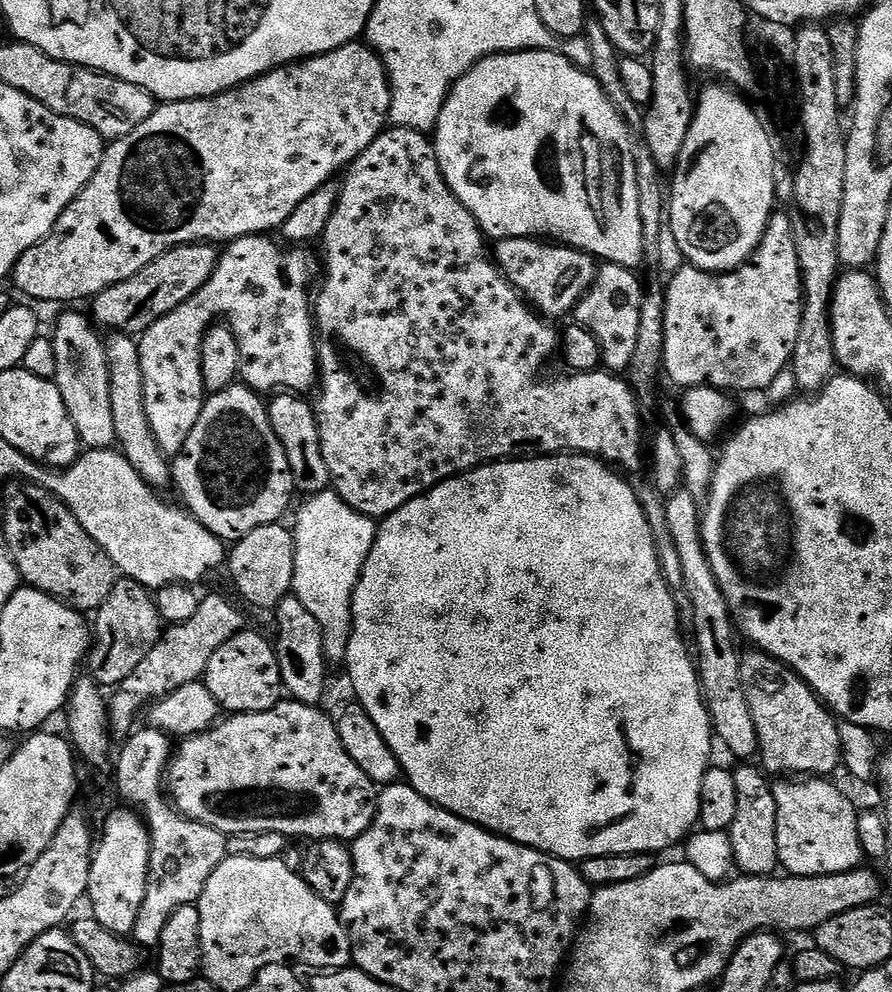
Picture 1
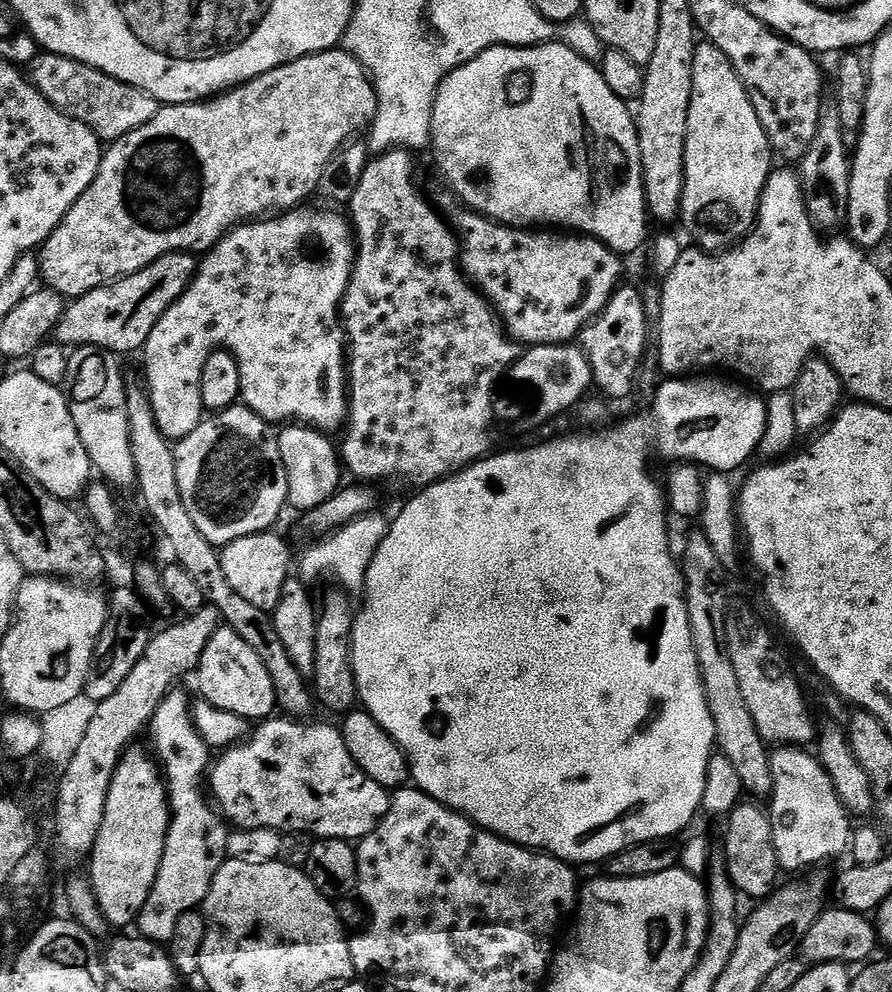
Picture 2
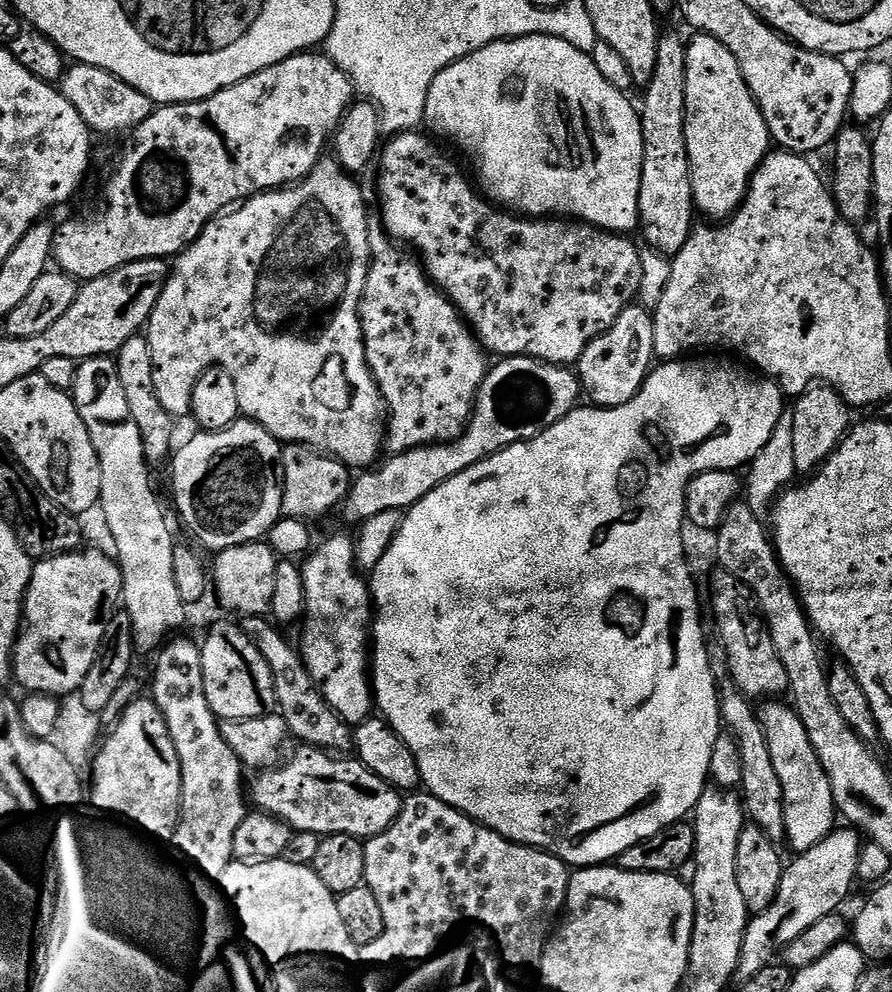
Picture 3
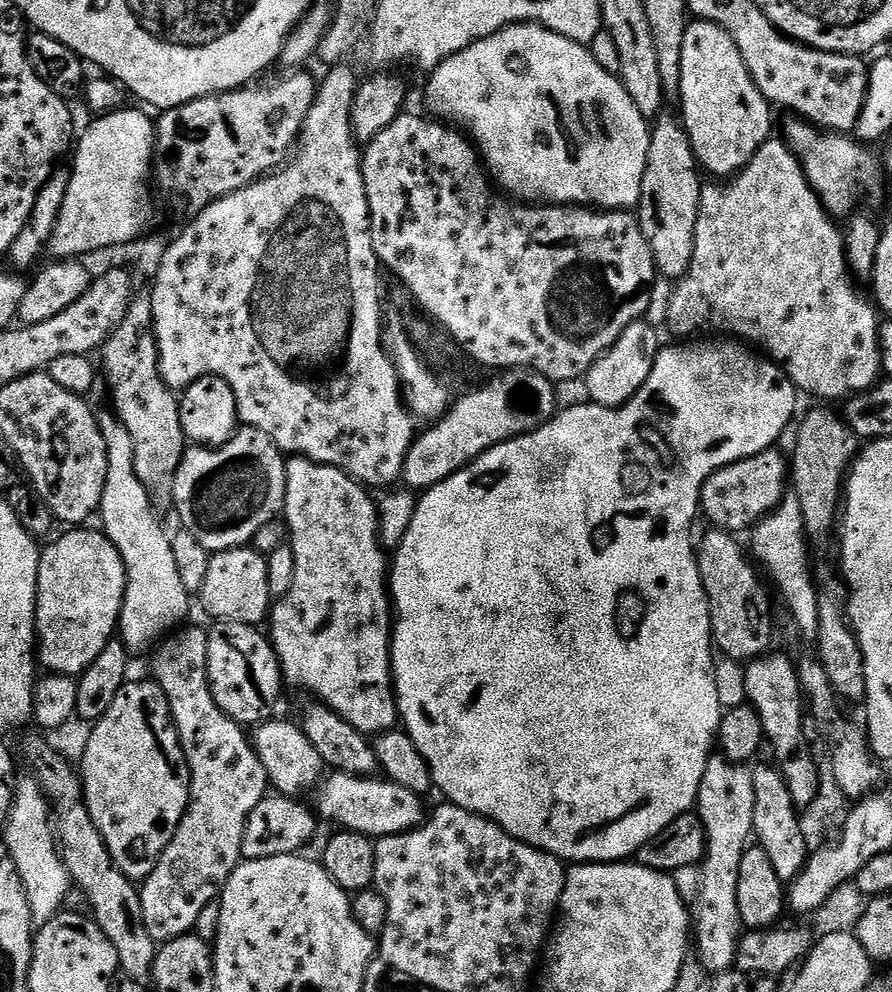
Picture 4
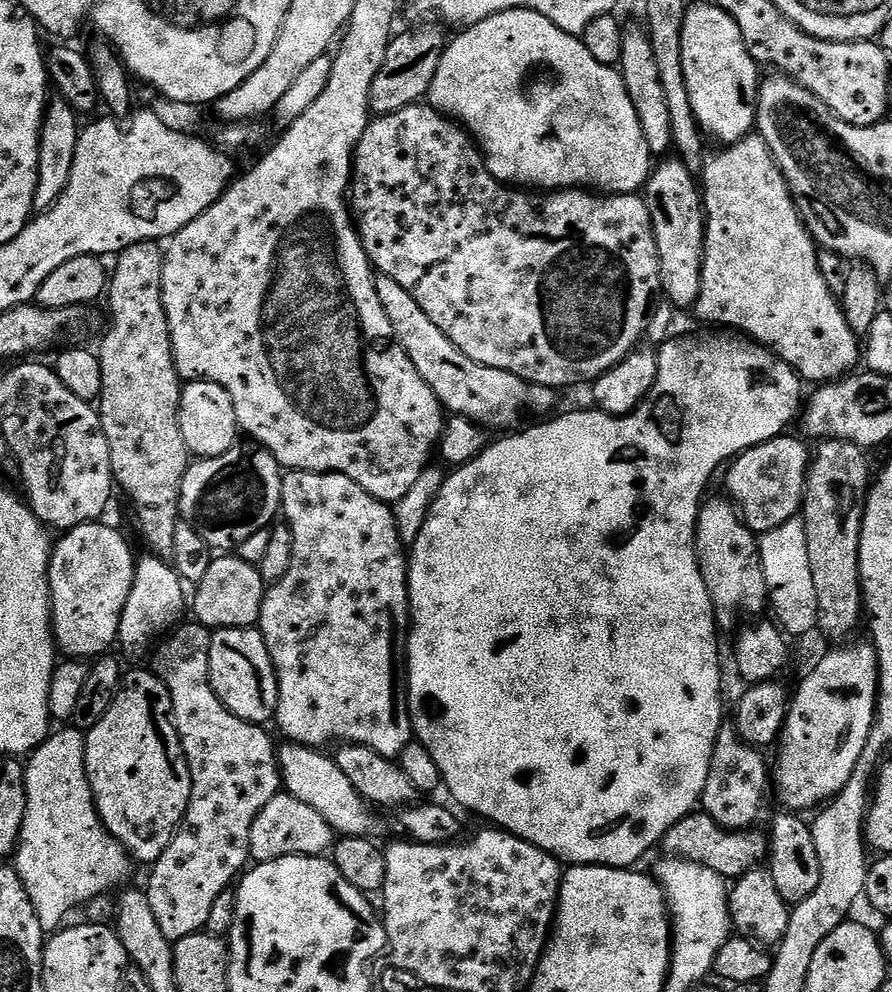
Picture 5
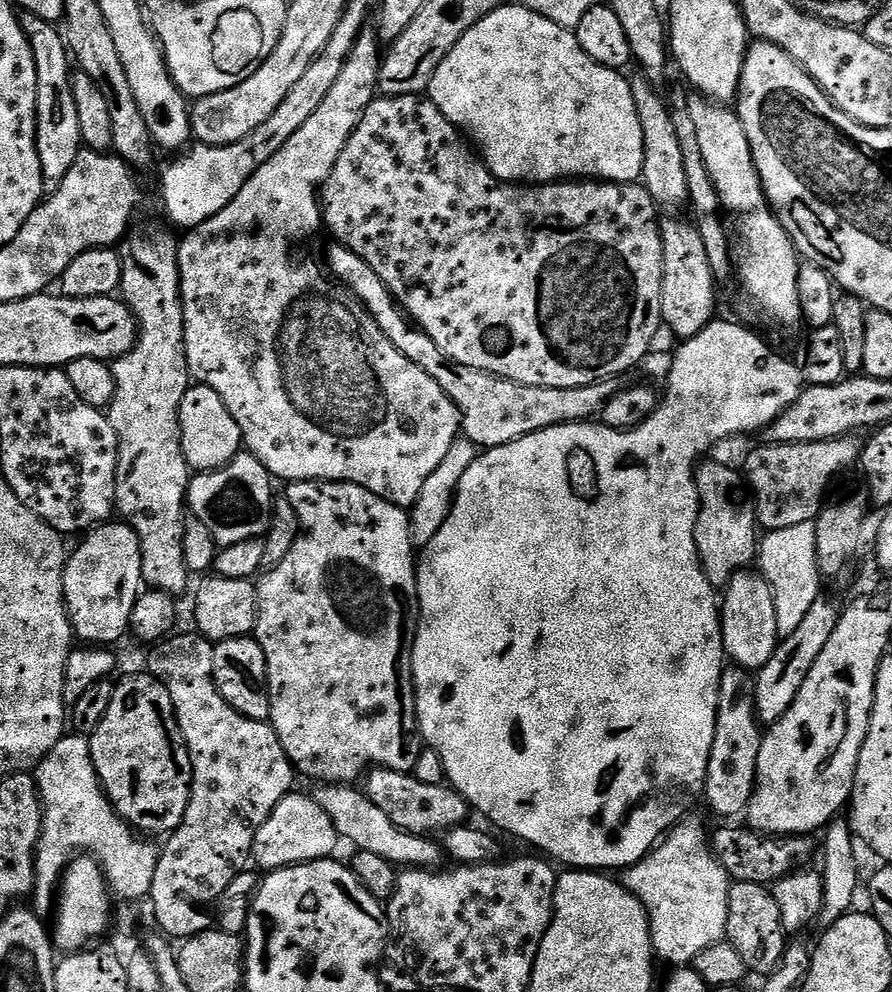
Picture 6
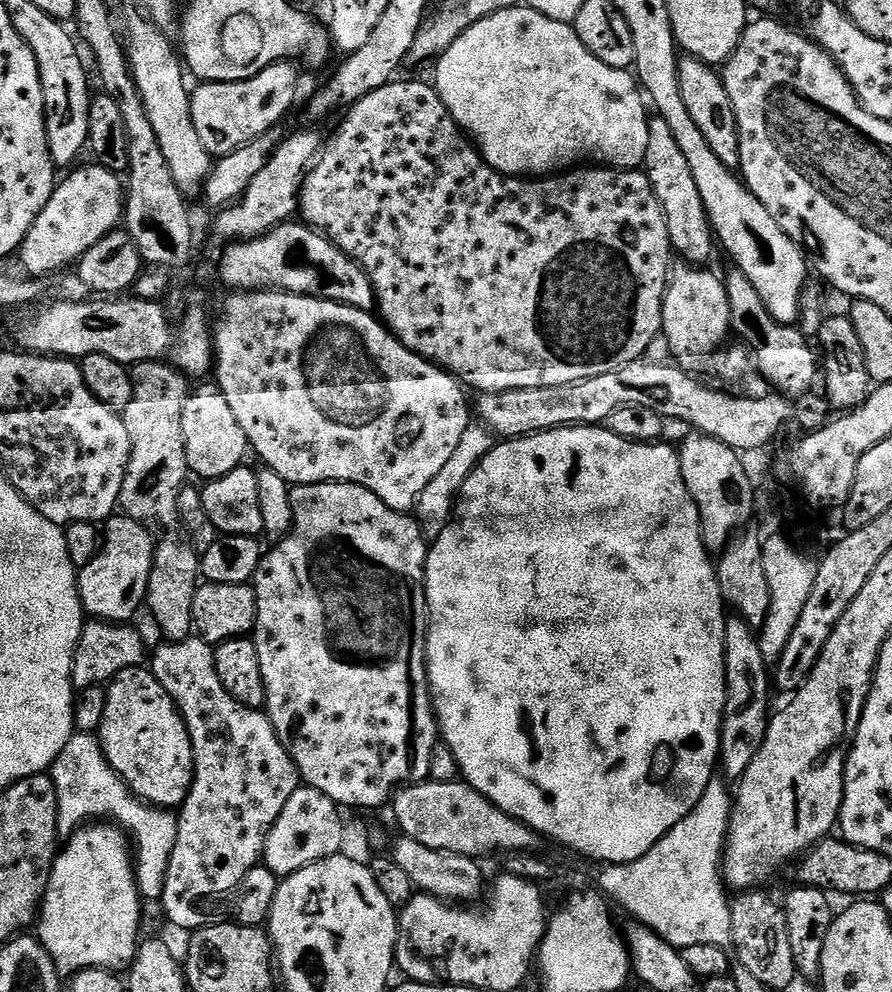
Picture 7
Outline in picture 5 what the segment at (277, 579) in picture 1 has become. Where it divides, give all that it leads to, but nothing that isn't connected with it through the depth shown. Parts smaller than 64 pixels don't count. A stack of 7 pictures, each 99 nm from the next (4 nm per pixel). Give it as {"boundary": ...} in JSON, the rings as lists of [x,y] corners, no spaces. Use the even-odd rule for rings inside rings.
{"boundary":[[[239,554],[217,555],[202,582],[195,585],[196,597],[190,600],[191,610],[196,611],[195,623],[209,630],[257,627],[265,591],[266,585],[257,565],[246,562]]]}

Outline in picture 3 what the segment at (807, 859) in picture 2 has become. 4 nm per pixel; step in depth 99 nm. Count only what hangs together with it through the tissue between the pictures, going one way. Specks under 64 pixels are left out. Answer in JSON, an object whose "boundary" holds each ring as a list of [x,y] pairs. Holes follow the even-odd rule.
{"boundary":[[[764,702],[759,705],[758,715],[760,725],[766,734],[766,746],[770,746],[770,759],[774,761],[774,771],[778,773],[778,782],[782,782],[782,798],[786,810],[786,844],[793,848],[793,853],[799,854],[810,850],[810,846],[818,846],[837,827],[838,811],[834,794],[831,793],[830,780],[818,754],[811,745],[810,737],[806,734],[806,726],[799,718],[793,705],[786,702]]]}

